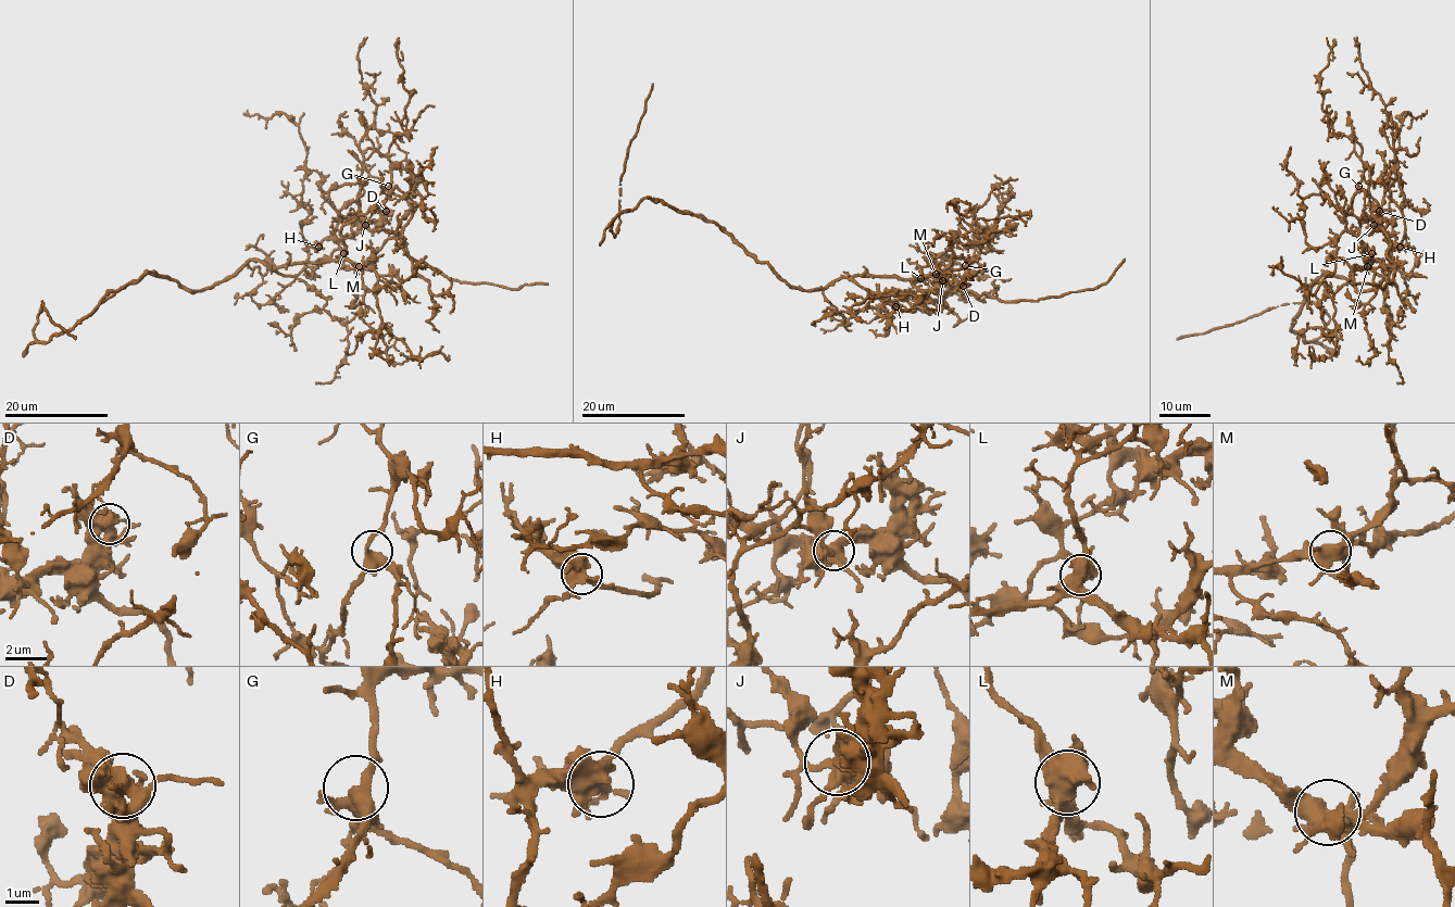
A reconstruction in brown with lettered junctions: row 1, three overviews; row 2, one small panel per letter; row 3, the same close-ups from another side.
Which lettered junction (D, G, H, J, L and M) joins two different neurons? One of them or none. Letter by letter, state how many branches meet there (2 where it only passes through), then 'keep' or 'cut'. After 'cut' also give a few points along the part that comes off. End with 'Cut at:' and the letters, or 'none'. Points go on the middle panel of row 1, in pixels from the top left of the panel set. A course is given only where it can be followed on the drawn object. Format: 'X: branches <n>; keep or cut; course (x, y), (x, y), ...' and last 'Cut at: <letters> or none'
D: branches 5; keep
G: branches 5; keep
H: branches 4; keep
J: branches 5; cut; course (942, 280), (955, 284), (977, 297), (986, 293), (1006, 301), (1062, 297), (1103, 285), (1124, 259)
L: branches 5; keep
M: branches 6; keep
Cut at: J

